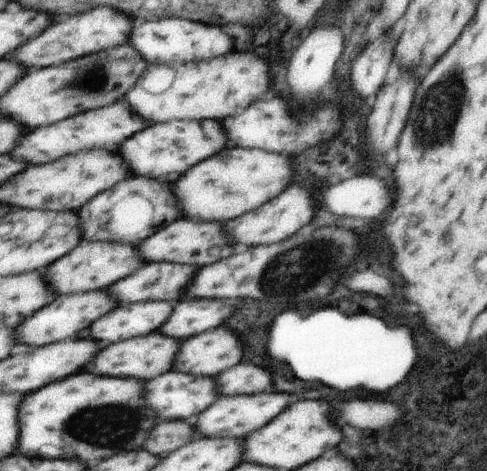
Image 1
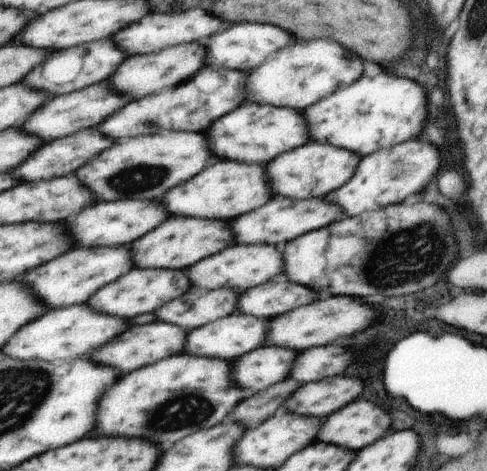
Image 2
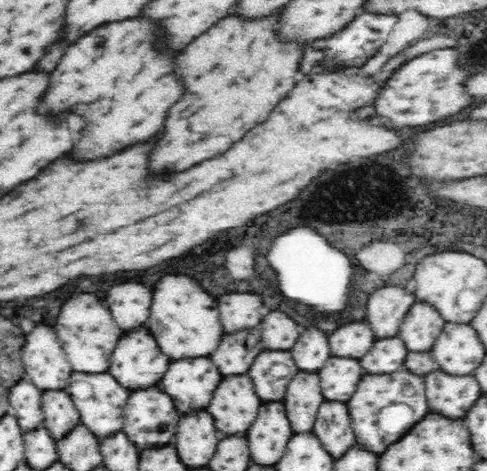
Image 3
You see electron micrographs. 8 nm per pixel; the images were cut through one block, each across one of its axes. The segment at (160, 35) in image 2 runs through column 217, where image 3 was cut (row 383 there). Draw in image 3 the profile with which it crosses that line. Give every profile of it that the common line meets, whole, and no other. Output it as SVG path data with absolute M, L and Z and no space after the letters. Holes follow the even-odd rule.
M20 378L10 388L12 414L20 422L20 428L24 430L24 434L36 430L46 420L42 410L42 394L44 392L36 384L32 384L28 378Z

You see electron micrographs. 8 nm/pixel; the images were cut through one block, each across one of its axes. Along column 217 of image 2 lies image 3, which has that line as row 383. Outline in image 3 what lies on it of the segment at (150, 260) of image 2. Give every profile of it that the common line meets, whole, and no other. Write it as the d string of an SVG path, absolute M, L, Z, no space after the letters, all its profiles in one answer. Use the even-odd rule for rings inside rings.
M228 376L216 388L208 412L212 412L216 428L224 434L246 434L256 420L260 404L250 376Z

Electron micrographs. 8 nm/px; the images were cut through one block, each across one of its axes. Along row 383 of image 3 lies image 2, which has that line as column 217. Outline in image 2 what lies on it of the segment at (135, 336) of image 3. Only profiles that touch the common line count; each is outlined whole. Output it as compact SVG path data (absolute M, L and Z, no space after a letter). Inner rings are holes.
M243 104L227 116L219 118L207 132L209 144L219 158L249 162L249 164L267 164L273 158L283 156L301 144L307 144L309 132L303 116L295 108L275 108L261 104Z

